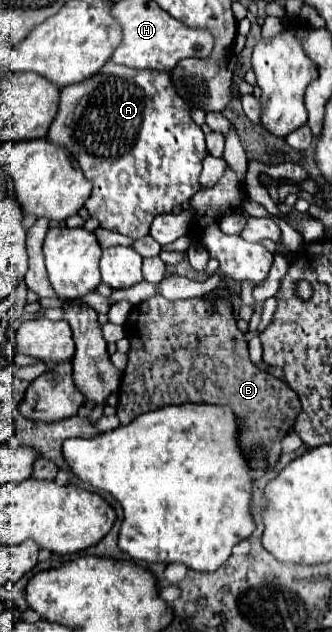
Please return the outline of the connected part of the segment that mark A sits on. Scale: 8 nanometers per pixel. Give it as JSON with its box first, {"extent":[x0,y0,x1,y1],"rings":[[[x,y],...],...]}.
{"extent":[47,60,207,240],"rings":[[[109,60],[97,76],[61,90],[59,110],[51,122],[47,140],[69,150],[75,160],[79,160],[81,154],[87,156],[89,162],[83,160],[81,164],[85,176],[93,182],[93,194],[85,202],[89,216],[99,220],[101,228],[125,234],[133,240],[149,234],[149,224],[155,216],[167,214],[175,206],[189,202],[201,188],[201,162],[207,154],[205,134],[191,120],[189,104],[177,96],[167,72],[131,70]]]}

